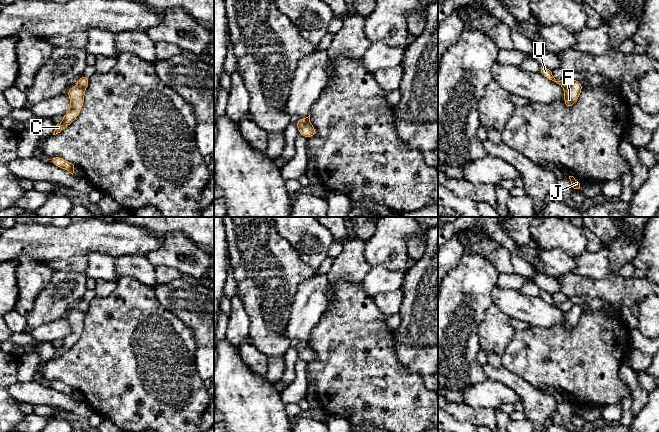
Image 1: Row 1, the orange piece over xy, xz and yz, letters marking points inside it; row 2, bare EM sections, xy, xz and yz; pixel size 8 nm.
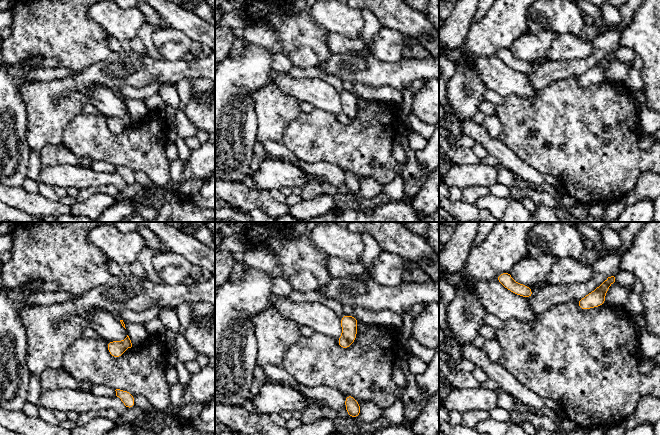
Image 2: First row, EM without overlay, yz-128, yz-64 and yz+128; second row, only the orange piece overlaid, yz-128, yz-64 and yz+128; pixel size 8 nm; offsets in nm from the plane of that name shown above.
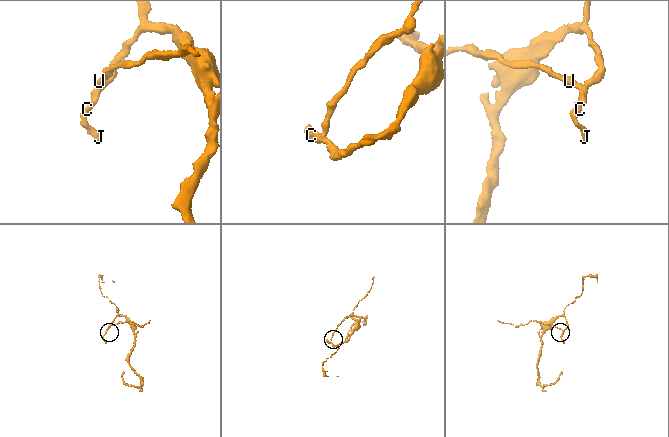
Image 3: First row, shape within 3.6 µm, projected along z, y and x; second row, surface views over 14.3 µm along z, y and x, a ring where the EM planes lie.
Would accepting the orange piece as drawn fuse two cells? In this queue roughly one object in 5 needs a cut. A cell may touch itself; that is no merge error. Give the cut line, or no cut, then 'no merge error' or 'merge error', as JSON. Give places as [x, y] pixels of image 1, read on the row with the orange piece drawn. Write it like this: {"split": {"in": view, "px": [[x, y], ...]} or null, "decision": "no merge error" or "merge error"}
{"split": {"in": "yz", "px": [[573, 80], [564, 88]]}, "decision": "merge error"}

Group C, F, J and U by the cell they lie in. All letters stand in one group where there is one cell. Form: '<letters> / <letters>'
C F J / U

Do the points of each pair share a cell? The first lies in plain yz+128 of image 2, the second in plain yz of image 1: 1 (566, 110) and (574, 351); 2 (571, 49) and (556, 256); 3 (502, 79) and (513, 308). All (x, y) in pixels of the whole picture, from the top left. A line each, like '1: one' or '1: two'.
1: one
2: two
3: one

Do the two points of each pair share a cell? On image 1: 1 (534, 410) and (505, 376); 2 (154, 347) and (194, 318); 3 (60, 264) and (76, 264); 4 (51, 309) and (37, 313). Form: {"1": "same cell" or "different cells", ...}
{"1": "same cell", "2": "different cells", "3": "same cell", "4": "same cell"}

